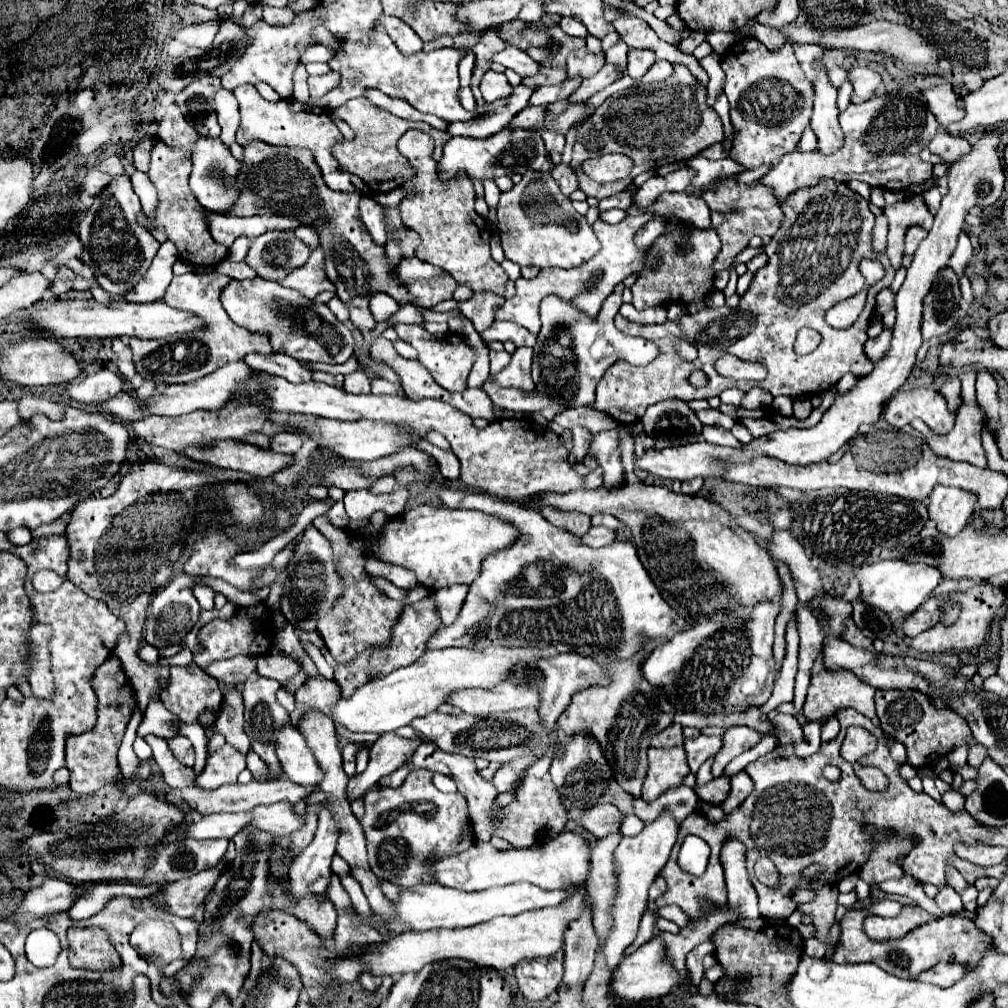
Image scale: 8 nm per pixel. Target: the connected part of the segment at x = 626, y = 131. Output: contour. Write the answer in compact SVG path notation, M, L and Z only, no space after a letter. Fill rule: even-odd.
M675 64L675 74L665 82L633 86L623 92L609 96L595 114L579 128L577 142L573 146L571 166L579 178L579 188L601 200L625 190L635 176L647 170L655 170L663 164L685 162L691 156L703 152L705 148L723 140L723 124L715 110L705 104L707 90L691 76L687 66ZM619 152L633 160L633 172L627 180L615 184L615 188L605 188L603 184L593 184L581 170L581 164L589 158Z

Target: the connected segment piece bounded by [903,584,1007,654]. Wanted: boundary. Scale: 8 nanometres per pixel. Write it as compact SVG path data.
M981 584L981 586L973 586L969 588L965 594L953 594L951 596L955 602L961 602L963 604L963 610L961 610L961 616L959 620L953 624L953 626L943 626L943 624L937 624L935 628L915 636L915 638L903 638L911 648L915 650L921 650L921 652L947 652L947 650L975 650L979 648L983 642L985 642L985 634L989 632L989 626L993 622L993 616L995 614L1003 614L1005 610L1005 592L1003 588L993 588L993 586L987 586L987 584Z

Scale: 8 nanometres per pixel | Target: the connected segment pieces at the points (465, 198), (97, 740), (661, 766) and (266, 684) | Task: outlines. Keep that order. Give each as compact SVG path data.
M420 130L407 131L398 141L398 149L415 170L414 178L403 184L407 198L402 201L404 226L421 234L421 244L415 256L433 266L443 266L457 284L465 284L473 292L495 292L503 296L507 274L489 254L491 234L487 220L479 218L473 210L473 182L463 176L455 182L439 182L437 162L432 158L434 141Z
M117 658L107 660L99 670L95 670L95 678L91 680L91 686L95 686L97 702L99 702L97 724L85 734L75 734L67 738L67 750L65 750L65 766L71 772L69 786L79 794L91 794L101 786L105 786L107 782L117 782L121 778L117 766L117 750L121 746L125 726L131 718L131 710L137 706L133 698L131 682Z
M649 748L649 772L643 784L643 800L655 800L665 790L681 786L681 780L689 774L689 764L683 748Z
M253 672L245 686L243 686L243 702L245 702L245 732L251 740L251 750L255 754L259 754L259 758L267 764L267 770L273 778L281 778L283 770L279 766L277 754L275 754L275 734L279 732L279 726L285 726L289 722L289 714L287 710L277 702L275 692L281 688L281 684L277 680L269 680L259 676L257 672Z

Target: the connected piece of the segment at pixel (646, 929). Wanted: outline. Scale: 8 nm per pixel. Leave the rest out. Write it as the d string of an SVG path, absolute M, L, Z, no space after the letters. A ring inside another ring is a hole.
M645 910L643 918L641 918L641 926L639 926L639 932L637 932L637 938L635 942L625 950L625 954L633 954L641 944L645 944L647 940L651 940L655 936L655 914L651 910Z

